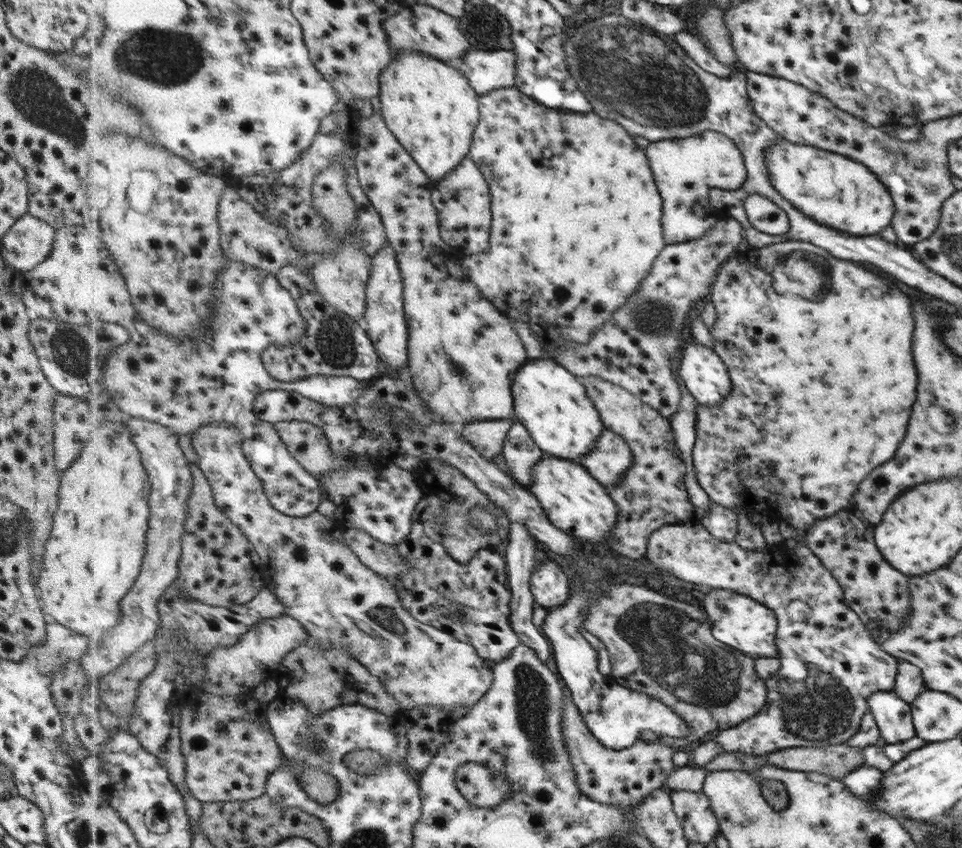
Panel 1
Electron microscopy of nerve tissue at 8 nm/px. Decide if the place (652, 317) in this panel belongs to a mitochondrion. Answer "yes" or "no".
yes

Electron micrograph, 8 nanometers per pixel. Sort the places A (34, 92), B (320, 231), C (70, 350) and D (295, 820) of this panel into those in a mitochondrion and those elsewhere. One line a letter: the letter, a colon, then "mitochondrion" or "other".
A: mitochondrion
B: mitochondrion
C: mitochondrion
D: other

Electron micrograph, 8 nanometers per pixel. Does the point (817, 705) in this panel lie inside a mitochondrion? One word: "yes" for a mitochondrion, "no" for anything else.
yes

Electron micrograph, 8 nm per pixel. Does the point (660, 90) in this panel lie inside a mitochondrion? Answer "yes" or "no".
yes

